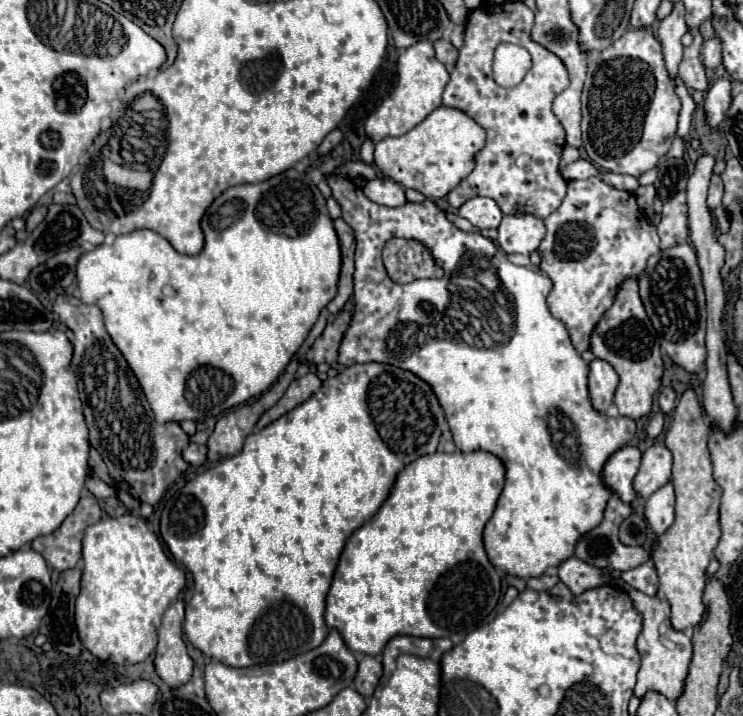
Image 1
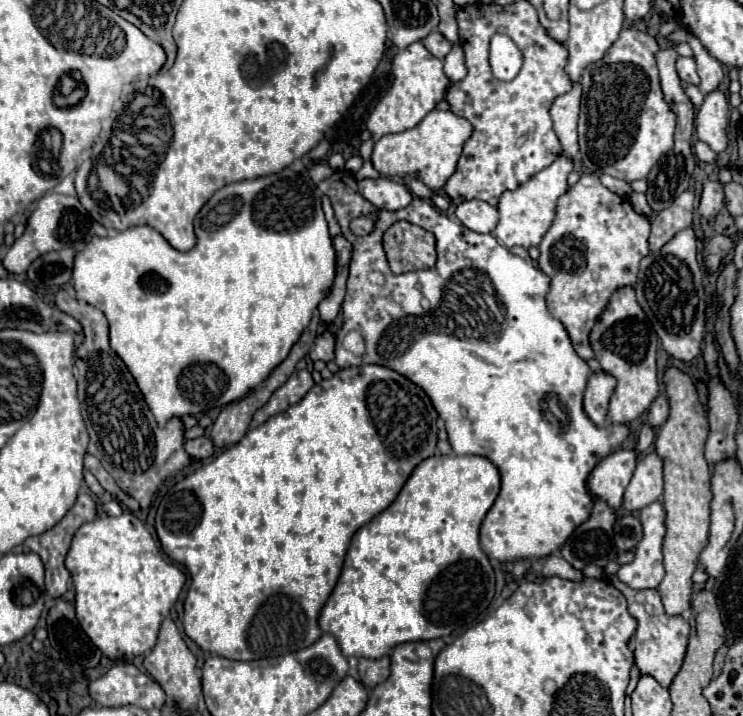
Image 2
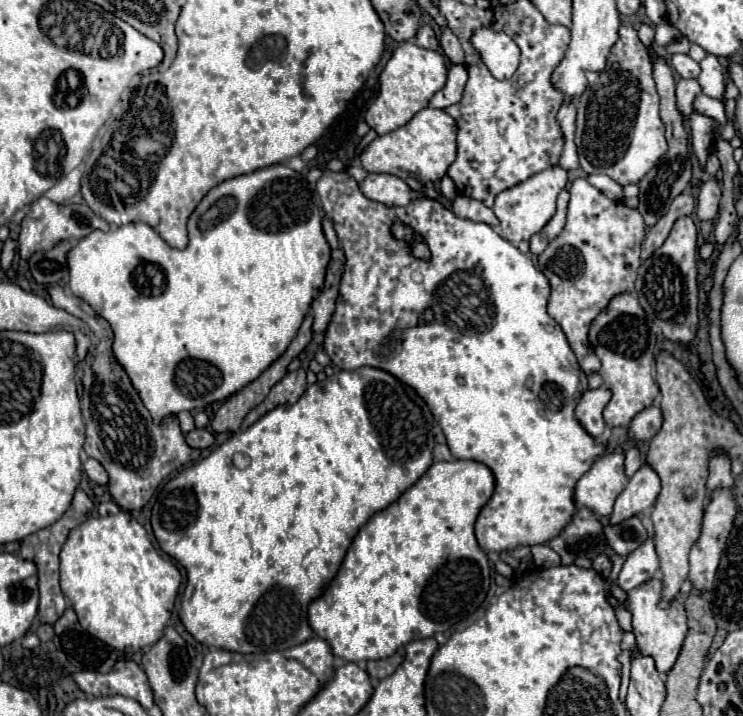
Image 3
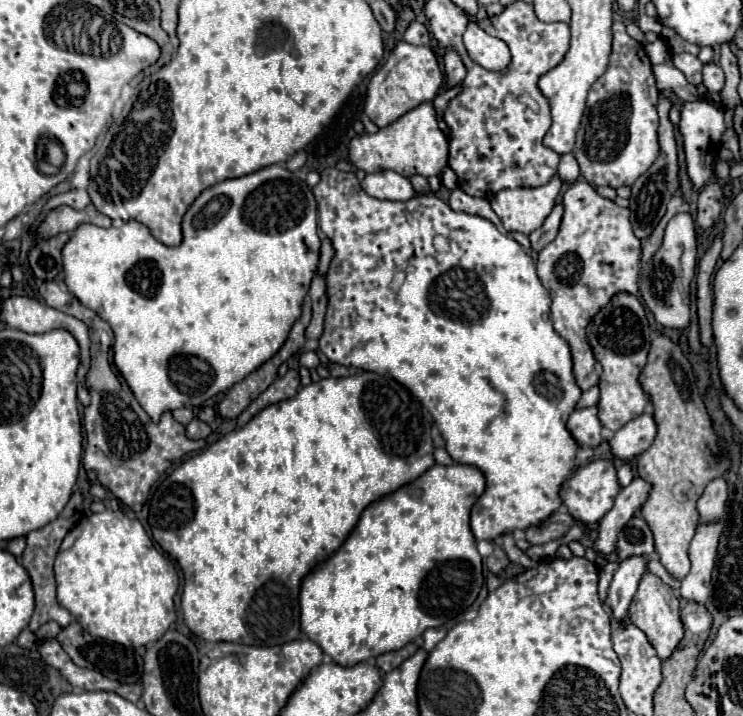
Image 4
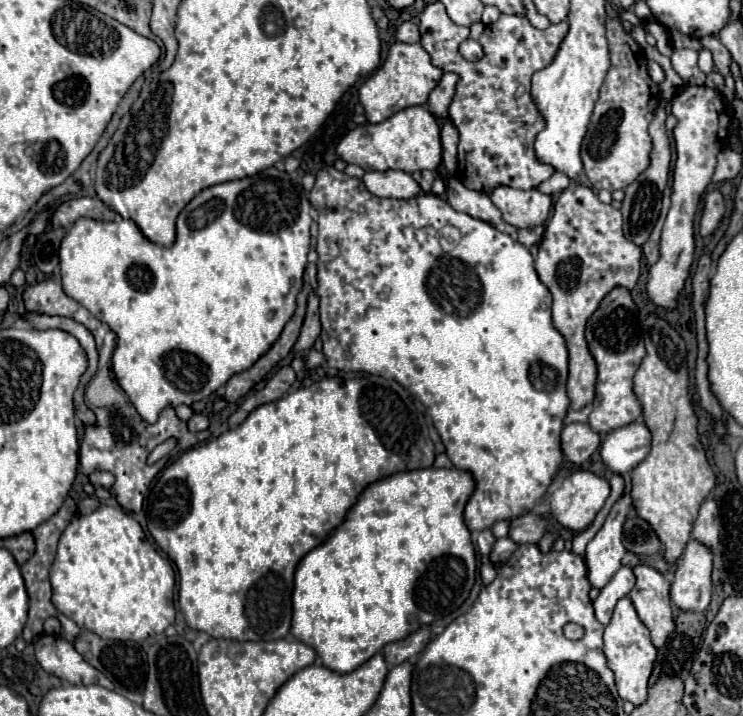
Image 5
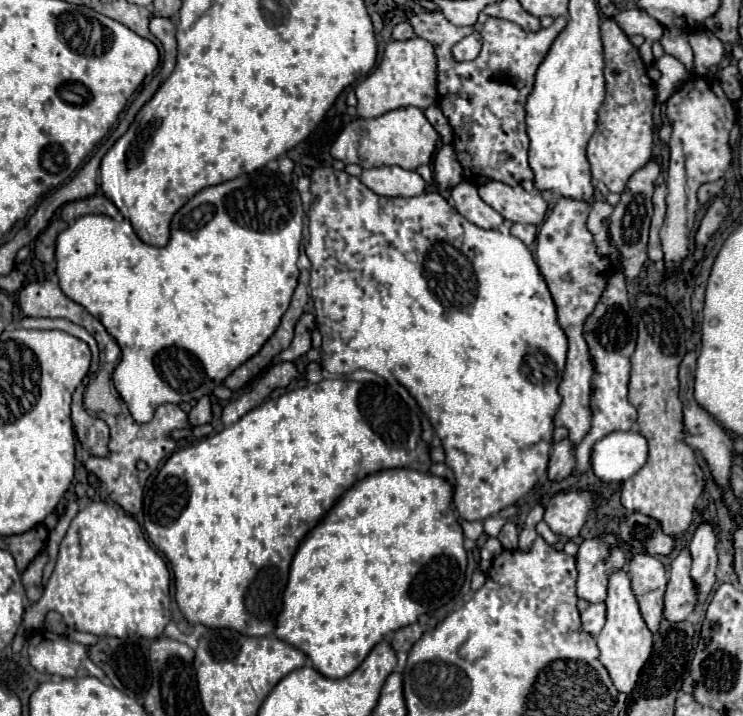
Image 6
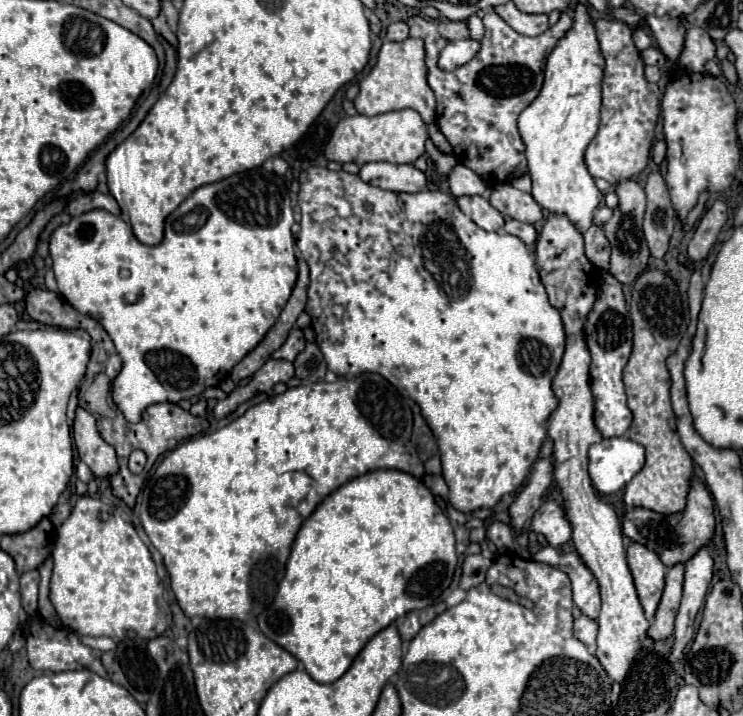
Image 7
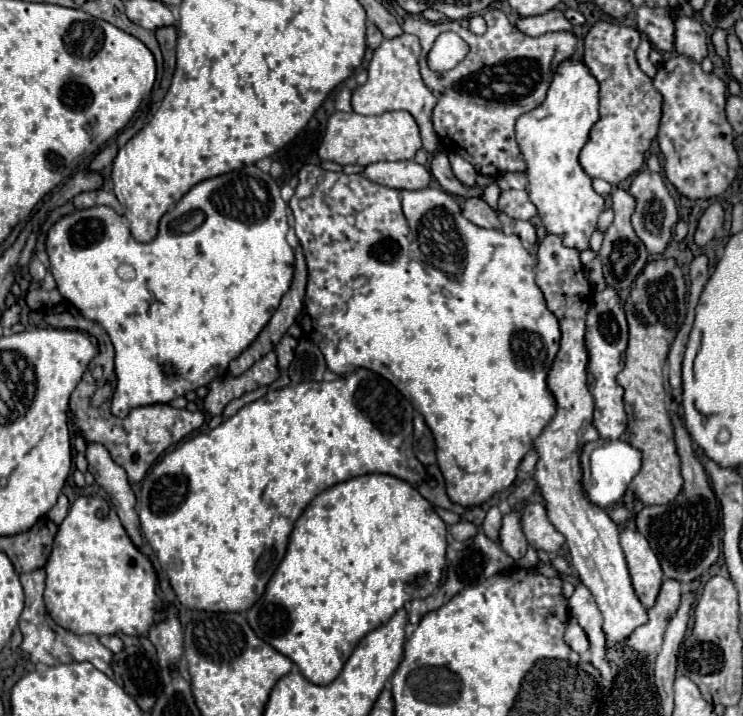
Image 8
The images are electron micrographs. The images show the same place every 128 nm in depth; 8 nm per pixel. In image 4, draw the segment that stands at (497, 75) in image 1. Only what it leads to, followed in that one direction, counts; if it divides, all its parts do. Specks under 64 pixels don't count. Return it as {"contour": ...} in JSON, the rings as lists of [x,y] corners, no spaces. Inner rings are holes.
{"contour":[[[470,22],[464,32],[464,46],[470,58],[488,70],[502,72],[510,64],[510,50],[502,40],[488,36],[477,23]]]}

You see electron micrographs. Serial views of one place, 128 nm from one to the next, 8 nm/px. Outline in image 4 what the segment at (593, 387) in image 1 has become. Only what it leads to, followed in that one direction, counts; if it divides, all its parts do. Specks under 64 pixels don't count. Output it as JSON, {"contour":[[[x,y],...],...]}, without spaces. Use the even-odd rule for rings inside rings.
{"contour":[[[582,408],[572,412],[566,426],[580,448],[594,448],[602,442],[602,424],[596,416],[596,408]]]}

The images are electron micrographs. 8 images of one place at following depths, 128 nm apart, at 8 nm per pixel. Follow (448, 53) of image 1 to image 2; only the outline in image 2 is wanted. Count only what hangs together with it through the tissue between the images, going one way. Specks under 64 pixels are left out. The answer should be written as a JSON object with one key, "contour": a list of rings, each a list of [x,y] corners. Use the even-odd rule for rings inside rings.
{"contour":[[[438,30],[430,32],[430,36],[424,38],[424,46],[426,46],[426,48],[428,48],[436,58],[440,58],[440,60],[444,60],[446,54],[452,50],[450,42],[448,42],[448,40],[438,32]]]}

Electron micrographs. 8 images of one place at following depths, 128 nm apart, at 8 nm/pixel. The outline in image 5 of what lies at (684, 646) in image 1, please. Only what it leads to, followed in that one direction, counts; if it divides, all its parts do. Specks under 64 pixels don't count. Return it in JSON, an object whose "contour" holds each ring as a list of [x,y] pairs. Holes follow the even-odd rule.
{"contour":[[[648,564],[634,566],[634,576],[636,584],[630,590],[630,600],[634,602],[642,624],[650,630],[654,646],[660,648],[674,630],[670,580]]]}

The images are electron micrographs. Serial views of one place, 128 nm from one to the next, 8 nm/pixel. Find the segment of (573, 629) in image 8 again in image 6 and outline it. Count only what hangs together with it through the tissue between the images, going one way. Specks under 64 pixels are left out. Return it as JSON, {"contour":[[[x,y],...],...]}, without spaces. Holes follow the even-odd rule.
{"contour":[[[590,604],[582,614],[582,632],[598,636],[604,622],[606,622],[606,606],[604,604]]]}

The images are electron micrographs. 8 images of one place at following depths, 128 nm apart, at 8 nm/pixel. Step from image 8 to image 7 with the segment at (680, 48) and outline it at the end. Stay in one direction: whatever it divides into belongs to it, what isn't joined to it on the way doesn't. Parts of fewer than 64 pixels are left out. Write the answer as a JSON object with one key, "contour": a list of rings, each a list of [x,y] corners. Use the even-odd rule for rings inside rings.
{"contour":[[[688,28],[684,46],[678,56],[678,66],[688,72],[704,73],[704,64],[716,56],[716,46],[706,30]]]}

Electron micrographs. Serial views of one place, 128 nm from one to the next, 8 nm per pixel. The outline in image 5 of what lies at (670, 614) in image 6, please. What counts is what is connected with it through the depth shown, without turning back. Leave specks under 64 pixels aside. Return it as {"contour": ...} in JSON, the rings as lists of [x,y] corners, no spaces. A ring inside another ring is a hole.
{"contour":[[[690,540],[684,548],[682,562],[678,562],[670,586],[672,604],[686,612],[704,612],[710,604],[710,572],[710,550],[704,544]]]}

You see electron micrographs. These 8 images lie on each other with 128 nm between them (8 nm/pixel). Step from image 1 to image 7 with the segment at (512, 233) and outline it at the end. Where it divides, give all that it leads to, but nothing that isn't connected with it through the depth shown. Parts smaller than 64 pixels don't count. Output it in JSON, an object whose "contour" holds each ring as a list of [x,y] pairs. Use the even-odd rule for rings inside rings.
{"contour":[[[498,184],[490,192],[490,204],[506,218],[536,224],[542,218],[542,208],[536,204],[532,194],[526,194],[512,184]]]}

